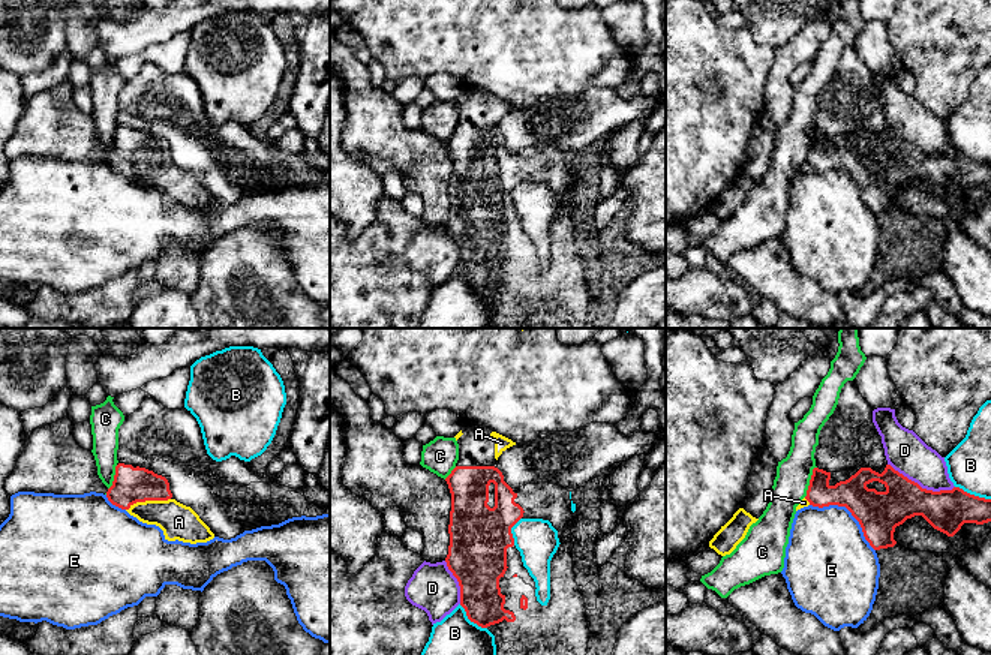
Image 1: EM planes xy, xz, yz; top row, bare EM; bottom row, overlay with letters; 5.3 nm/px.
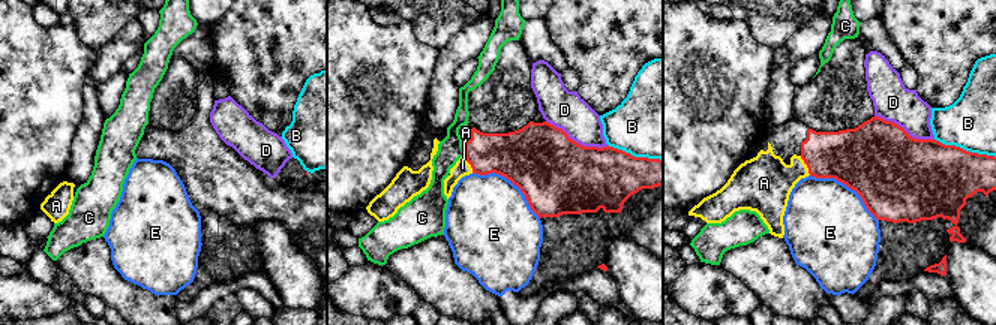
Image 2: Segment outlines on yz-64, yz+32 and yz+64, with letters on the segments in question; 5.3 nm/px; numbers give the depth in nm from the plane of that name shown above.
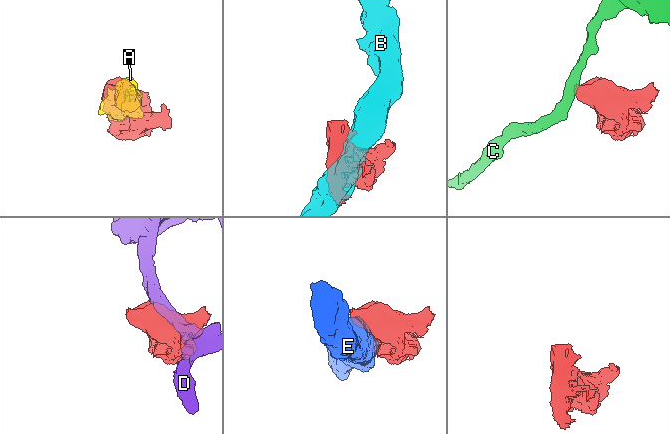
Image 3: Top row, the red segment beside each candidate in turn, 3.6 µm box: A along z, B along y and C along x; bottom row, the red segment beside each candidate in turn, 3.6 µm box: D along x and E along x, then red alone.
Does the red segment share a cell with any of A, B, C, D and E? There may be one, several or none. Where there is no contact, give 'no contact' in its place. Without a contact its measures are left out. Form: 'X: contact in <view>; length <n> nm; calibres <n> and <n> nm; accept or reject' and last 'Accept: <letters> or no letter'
A: contact in xy; length 240 nm; calibres 190 and 190 nm; accept
B: contact in yz; length 200 nm; calibres 220 and 240 nm; reject
C: contact in yz; length 180 nm; calibres 160 and 190 nm; reject
D: contact in yz; length 380 nm; calibres 220 and 220 nm; reject
E: contact in yz; length 440 nm; calibres 240 and 420 nm; reject
Accept: A

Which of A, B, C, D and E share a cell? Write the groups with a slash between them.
A / B / C / D / E

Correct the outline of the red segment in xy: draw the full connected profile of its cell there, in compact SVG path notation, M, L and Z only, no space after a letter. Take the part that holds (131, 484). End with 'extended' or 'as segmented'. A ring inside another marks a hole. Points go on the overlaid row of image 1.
M118 463L106 498L139 522L159 526L168 541L196 544L214 538L190 507L172 498L168 480L145 468Z; extended

